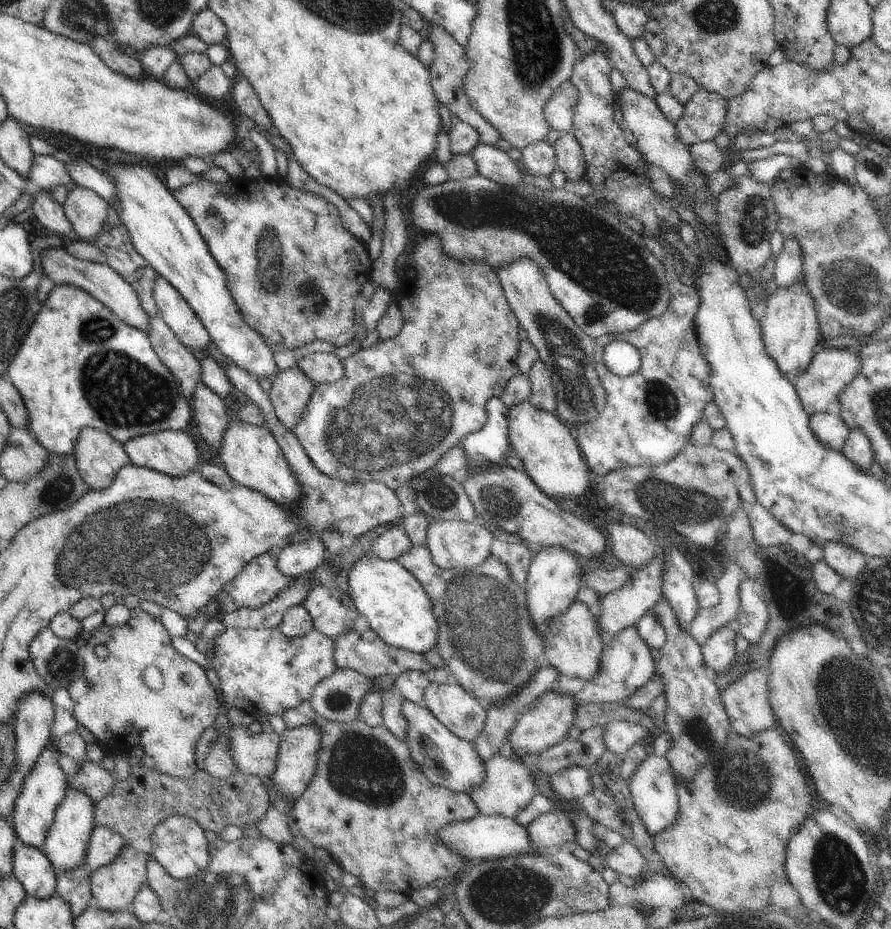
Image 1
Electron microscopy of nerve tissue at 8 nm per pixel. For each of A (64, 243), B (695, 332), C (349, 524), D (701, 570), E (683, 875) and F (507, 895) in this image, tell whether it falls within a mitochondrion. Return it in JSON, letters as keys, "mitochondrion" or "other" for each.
{"A":"other","B":"other","C":"other","D":"other","E":"other","F":"mitochondrion"}

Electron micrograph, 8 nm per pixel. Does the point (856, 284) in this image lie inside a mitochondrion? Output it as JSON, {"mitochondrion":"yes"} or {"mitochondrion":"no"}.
{"mitochondrion":"yes"}

